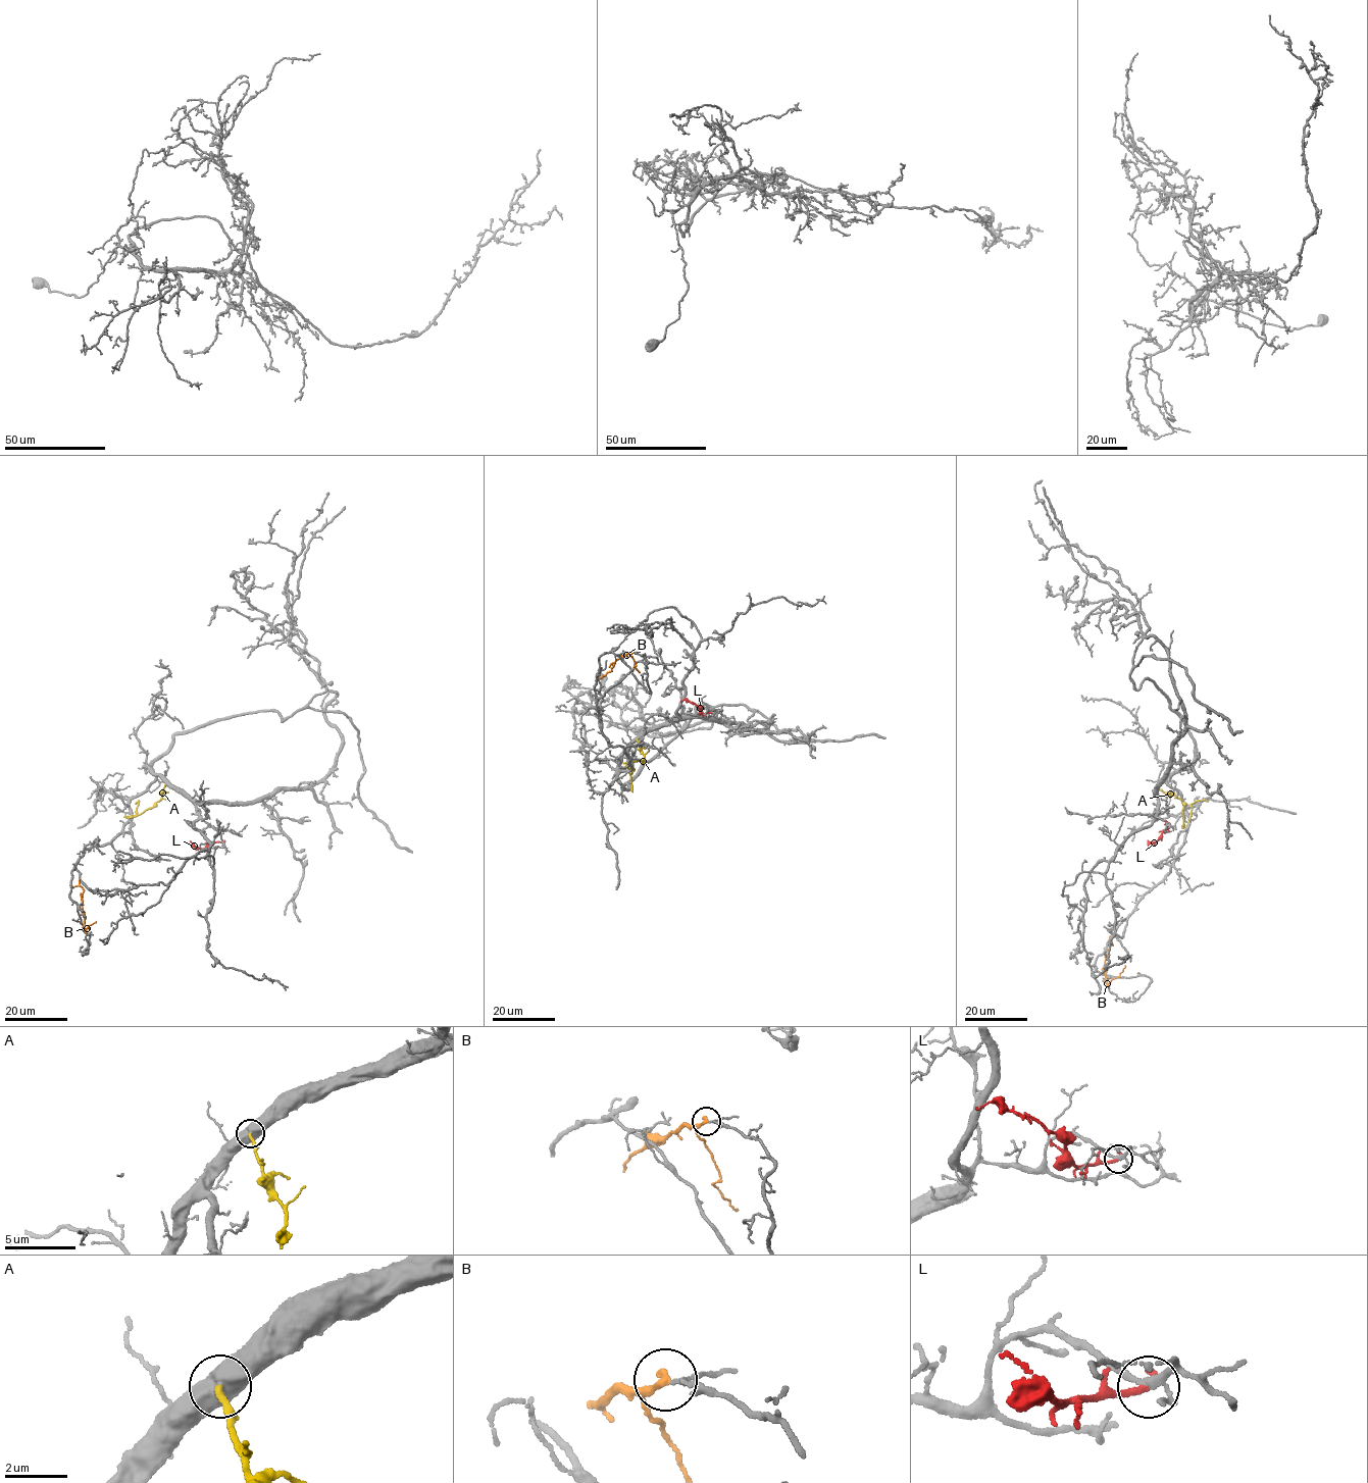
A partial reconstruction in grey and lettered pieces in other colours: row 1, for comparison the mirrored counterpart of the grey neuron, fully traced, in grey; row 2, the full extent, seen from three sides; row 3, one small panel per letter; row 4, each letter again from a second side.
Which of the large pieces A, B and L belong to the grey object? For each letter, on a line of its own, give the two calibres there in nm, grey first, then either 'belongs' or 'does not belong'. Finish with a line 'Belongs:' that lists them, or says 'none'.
A: 750 nm thick on the grey side, 220 nm on the other; does not belong
B: 110 nm thick on the grey side, 280 nm on the other; does not belong
L: 180 nm thick on the grey side, 280 nm on the other; does not belong
Belongs: none

